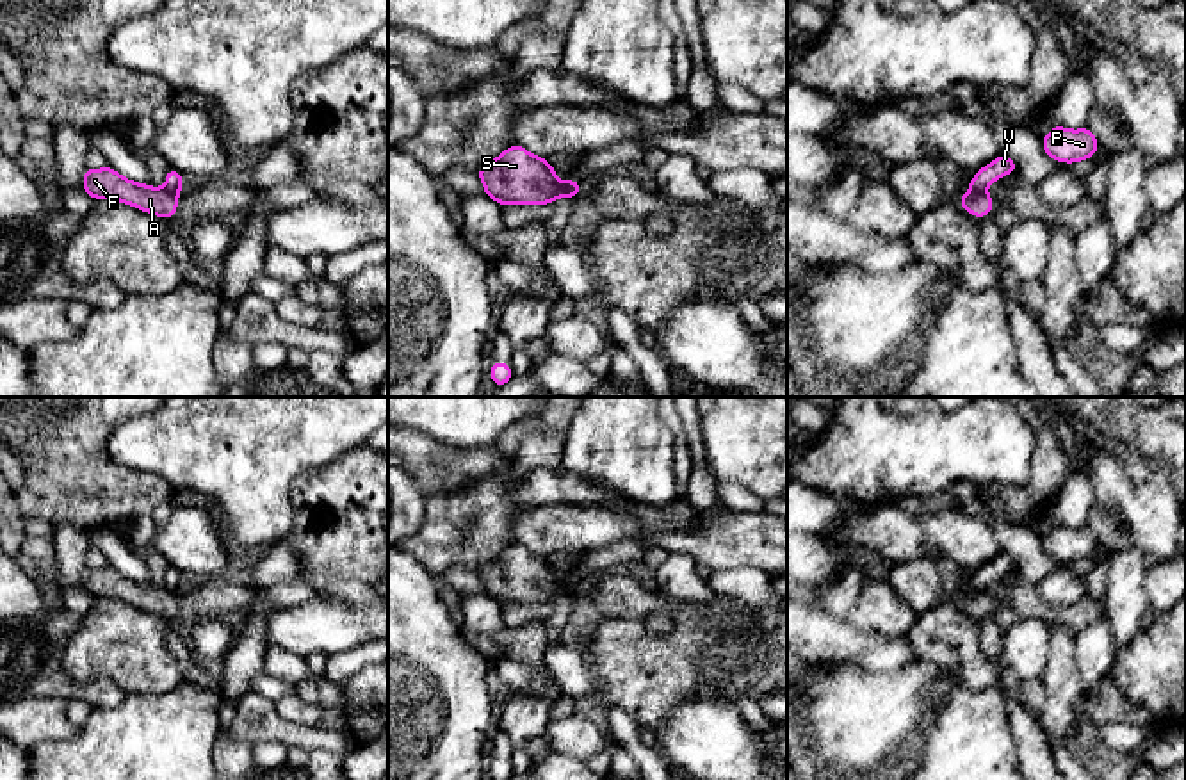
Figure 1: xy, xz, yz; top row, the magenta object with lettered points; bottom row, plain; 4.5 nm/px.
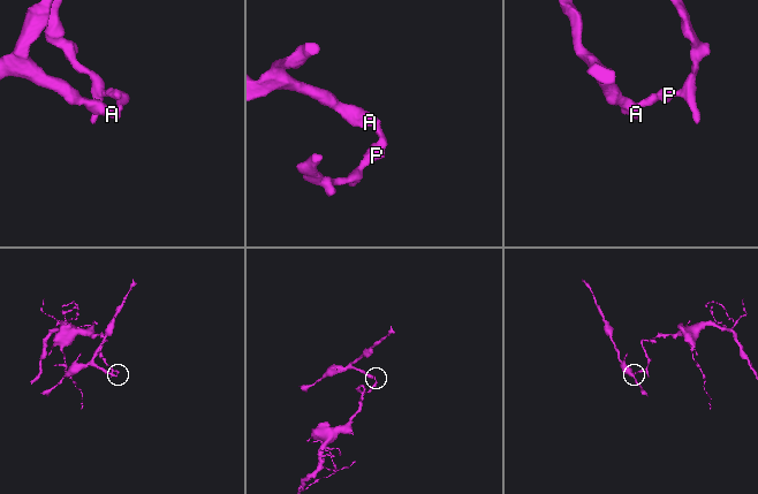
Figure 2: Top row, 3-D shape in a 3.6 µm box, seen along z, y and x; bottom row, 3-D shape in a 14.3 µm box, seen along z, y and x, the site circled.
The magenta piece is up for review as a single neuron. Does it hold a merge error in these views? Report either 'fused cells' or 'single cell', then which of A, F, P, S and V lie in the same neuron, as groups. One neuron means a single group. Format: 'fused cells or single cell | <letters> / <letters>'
fused cells | A F S / P V

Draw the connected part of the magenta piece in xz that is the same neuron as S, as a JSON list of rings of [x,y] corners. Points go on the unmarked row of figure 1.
[[[513,543],[475,573],[484,584],[484,593],[502,604],[548,604],[557,597],[572,597],[568,582],[556,577],[545,556],[531,554]]]

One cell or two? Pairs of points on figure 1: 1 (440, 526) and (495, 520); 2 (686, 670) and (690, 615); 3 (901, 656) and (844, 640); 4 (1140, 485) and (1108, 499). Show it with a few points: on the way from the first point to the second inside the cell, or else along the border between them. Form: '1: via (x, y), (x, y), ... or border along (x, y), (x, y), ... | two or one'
1: via (454, 524), (471, 511), (481, 515) | one
2: border along (675, 622), (720, 624), (731, 629) | two
3: via (887, 652), (859, 649) | one
4: via (1133, 492), (1126, 499), (1115, 499) | one

